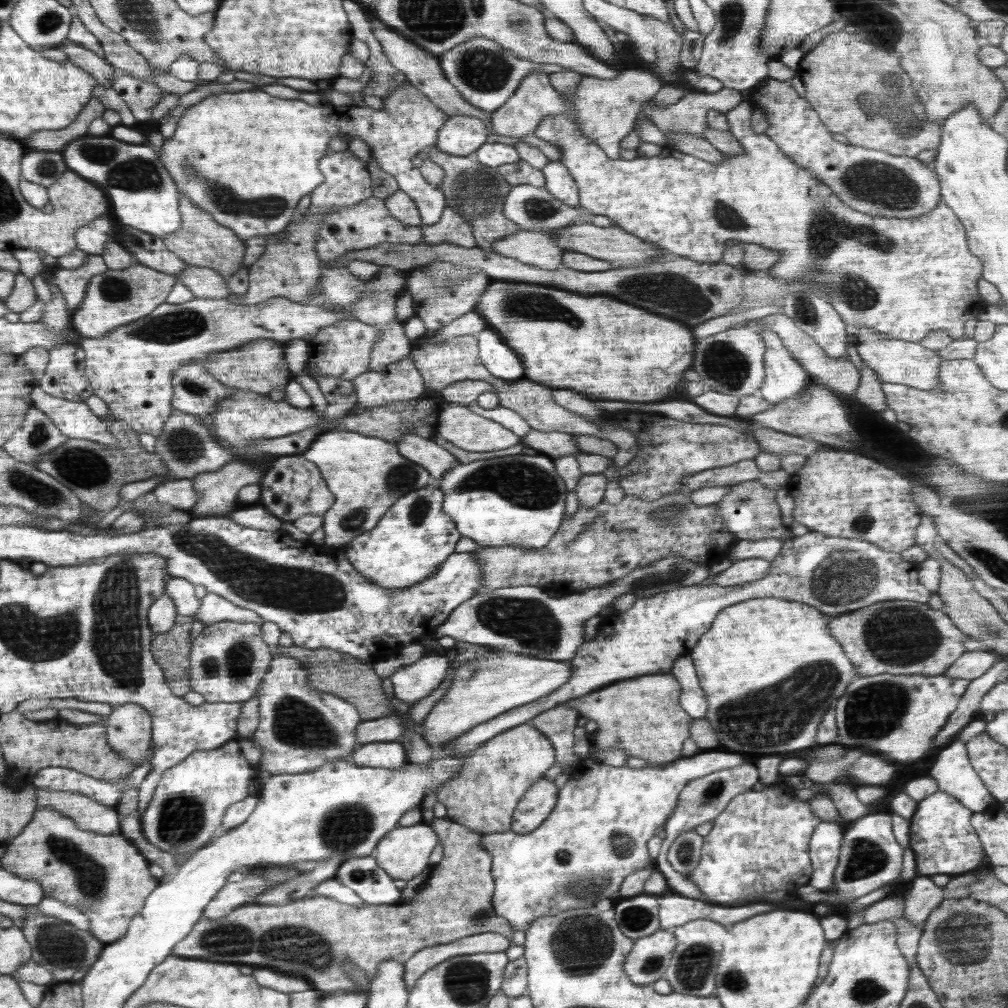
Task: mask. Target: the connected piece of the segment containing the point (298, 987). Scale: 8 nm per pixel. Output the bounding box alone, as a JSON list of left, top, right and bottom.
[251,968,312,992]

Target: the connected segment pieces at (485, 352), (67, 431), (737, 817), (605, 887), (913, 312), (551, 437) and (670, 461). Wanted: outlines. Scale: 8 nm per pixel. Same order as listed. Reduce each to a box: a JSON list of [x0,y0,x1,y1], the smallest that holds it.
[[477,327,525,381],[31,386,119,446],[686,781,820,902],[480,750,745,930],[533,101,988,343],[521,429,581,459],[552,388,761,502]]

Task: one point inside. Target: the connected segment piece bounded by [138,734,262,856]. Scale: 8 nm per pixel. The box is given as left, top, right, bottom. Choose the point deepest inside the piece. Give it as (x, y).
(185, 813)

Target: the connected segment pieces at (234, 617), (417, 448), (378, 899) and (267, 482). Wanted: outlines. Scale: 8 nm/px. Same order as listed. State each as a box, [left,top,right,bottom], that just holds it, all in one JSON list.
[[194,593,264,626],[394,434,461,482],[338,856,400,905],[259,454,335,523]]

